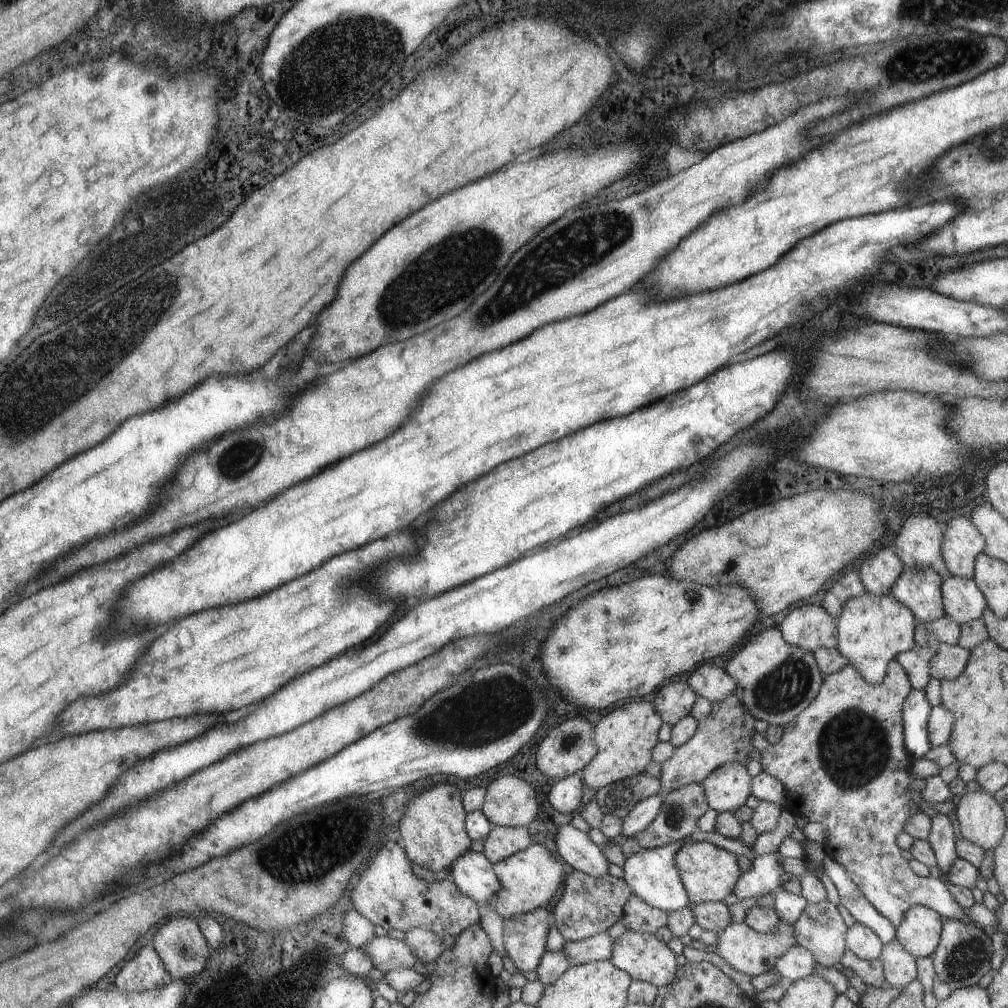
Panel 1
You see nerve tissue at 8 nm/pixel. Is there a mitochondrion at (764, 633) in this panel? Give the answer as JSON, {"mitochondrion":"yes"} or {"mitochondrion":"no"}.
{"mitochondrion":"no"}

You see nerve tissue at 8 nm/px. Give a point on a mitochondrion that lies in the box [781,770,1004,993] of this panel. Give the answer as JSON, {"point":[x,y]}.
{"point":[966,957]}

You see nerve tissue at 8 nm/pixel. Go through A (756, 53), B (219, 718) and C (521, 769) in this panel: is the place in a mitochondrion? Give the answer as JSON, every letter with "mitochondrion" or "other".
{"A":"mitochondrion","B":"other","C":"other"}

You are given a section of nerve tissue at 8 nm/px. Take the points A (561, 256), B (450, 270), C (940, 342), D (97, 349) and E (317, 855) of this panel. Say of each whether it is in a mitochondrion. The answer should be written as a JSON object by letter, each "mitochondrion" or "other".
{"A":"mitochondrion","B":"mitochondrion","C":"other","D":"mitochondrion","E":"mitochondrion"}

